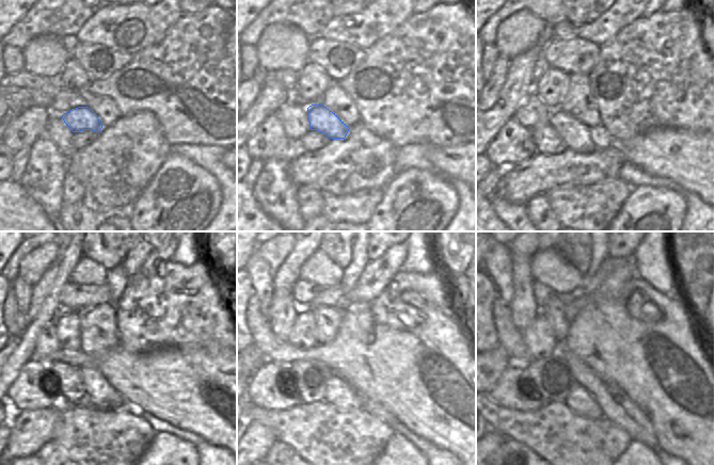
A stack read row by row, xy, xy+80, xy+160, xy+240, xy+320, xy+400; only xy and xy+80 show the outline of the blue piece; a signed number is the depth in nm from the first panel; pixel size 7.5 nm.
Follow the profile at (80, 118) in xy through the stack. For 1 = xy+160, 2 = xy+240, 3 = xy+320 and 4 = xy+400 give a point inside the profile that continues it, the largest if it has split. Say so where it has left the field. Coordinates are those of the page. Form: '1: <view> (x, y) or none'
1: xy+160 (576, 137)
2: xy+240 (100, 394)
3: xy+320 (338, 395)
4: xy+400 (578, 401)

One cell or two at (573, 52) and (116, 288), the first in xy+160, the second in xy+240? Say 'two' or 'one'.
two

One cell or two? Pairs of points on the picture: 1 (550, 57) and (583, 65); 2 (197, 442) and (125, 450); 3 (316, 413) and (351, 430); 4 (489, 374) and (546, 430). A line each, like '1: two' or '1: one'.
1: one
2: two
3: one
4: two

